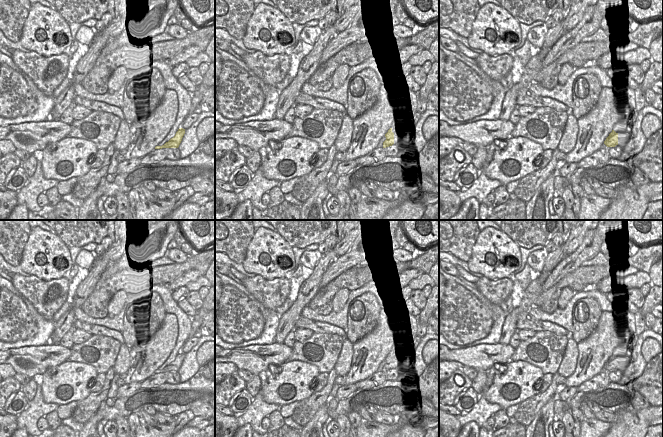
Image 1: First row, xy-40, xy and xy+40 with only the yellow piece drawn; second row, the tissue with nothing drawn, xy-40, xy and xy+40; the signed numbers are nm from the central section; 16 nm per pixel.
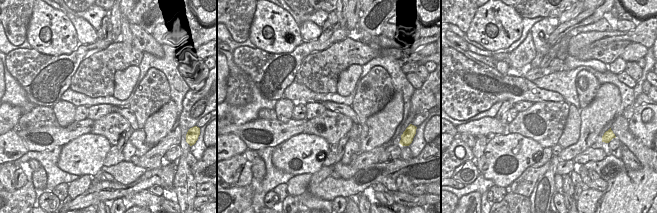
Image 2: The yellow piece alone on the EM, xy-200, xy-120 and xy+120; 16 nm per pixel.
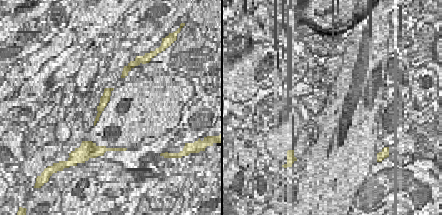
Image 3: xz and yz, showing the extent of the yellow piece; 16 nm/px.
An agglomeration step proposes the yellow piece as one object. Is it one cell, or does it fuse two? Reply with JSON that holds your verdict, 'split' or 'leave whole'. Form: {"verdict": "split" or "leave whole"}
{"verdict": "leave whole"}

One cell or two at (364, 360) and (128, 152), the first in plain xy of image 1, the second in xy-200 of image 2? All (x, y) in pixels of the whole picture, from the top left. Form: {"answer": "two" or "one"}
{"answer": "two"}

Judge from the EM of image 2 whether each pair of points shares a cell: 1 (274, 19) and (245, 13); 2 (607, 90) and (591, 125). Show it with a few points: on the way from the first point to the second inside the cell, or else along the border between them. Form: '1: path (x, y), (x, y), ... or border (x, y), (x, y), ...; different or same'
1: border (256, 10), (248, 38); different
2: path (607, 99), (605, 107), (596, 116); same

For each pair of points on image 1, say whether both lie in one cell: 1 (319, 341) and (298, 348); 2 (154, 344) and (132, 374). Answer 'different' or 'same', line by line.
1: same
2: same

